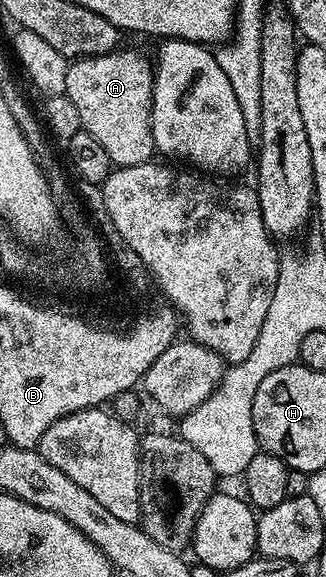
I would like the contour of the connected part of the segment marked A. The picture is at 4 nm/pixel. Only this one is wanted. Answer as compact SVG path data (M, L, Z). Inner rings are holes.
M116 49L103 55L89 55L74 60L67 68L65 93L73 101L83 130L93 137L109 153L115 167L132 167L148 162L156 154L155 142L151 136L151 88L153 86L153 63L139 51Z

